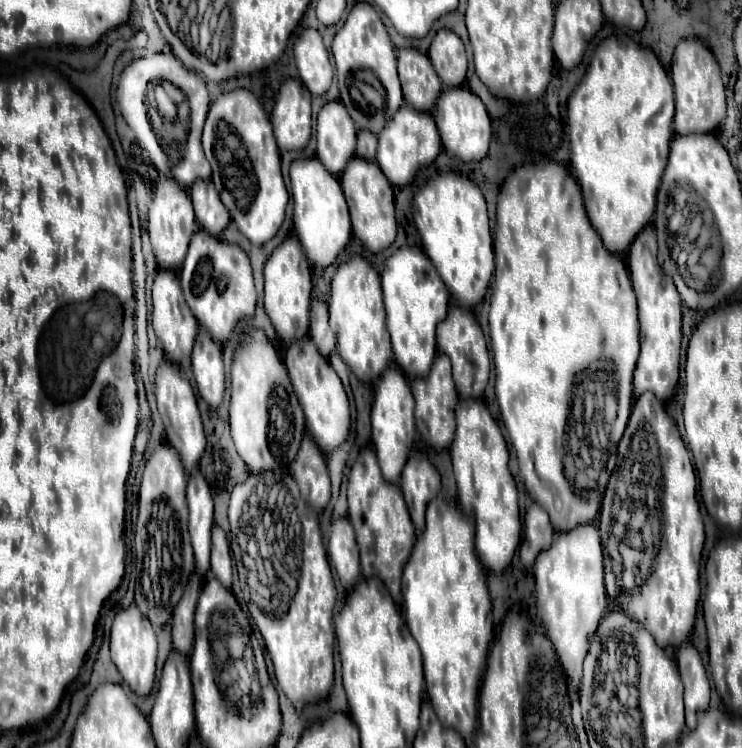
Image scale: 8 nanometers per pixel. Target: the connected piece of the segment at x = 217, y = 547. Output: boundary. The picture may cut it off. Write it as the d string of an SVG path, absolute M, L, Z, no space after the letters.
M213 526L213 540L211 540L211 572L221 582L221 586L231 586L231 552L225 538L225 532L219 526Z

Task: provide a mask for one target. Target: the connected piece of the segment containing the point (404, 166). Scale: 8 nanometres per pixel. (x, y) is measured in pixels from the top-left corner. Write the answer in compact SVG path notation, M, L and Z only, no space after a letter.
M403 106L379 134L377 164L383 170L383 174L387 174L387 180L393 186L403 188L415 180L421 168L433 164L439 152L441 152L441 142L439 142L439 132L435 130L433 118L425 112L415 112L413 108Z

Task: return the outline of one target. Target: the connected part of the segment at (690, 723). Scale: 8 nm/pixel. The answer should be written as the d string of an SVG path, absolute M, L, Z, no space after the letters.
M687 642L679 648L677 668L685 688L687 728L693 730L697 726L697 712L703 712L709 708L709 692L711 692L705 666L701 662L699 652L693 648L693 644Z

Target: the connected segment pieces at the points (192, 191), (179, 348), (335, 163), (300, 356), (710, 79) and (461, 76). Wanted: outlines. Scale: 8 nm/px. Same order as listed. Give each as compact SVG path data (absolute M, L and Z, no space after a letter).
M195 182L195 186L189 188L189 196L195 208L197 224L207 230L211 236L221 236L221 232L229 224L229 210L223 206L219 192L211 182Z
M159 270L153 284L153 312L151 312L153 330L167 354L167 358L173 364L183 364L191 358L191 350L197 336L197 322L191 310L187 310L187 304L183 302L183 290L179 286L179 278L171 270Z
M339 100L329 102L321 108L317 116L317 158L333 176L341 176L347 162L355 156L355 134L355 124L351 122L351 116Z
M303 338L301 342L291 344L285 348L283 362L287 366L293 390L299 398L299 404L305 412L305 426L307 434L313 438L313 442L319 446L319 450L325 456L331 456L335 448L339 448L351 430L351 416L349 416L349 400L345 394L345 388L331 368L329 360L319 354L315 344L309 338Z
M683 40L677 44L671 62L671 82L675 92L675 134L709 134L717 130L725 118L725 86L715 56L701 40Z
M439 30L431 42L431 64L445 88L463 86L467 74L467 54L461 38L451 30Z

